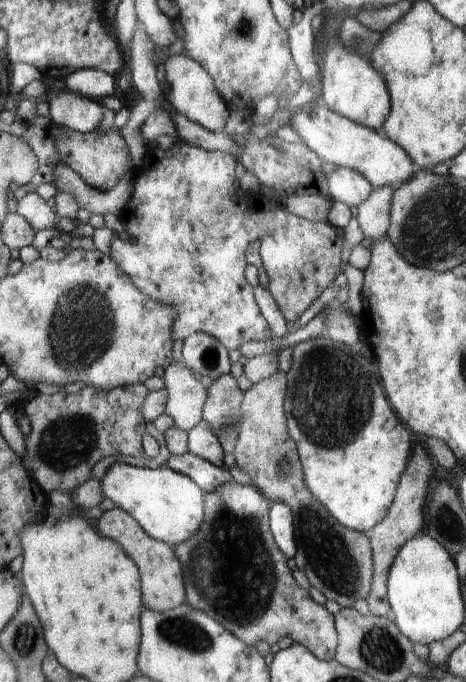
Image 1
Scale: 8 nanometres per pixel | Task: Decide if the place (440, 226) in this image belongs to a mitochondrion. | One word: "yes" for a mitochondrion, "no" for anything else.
yes

